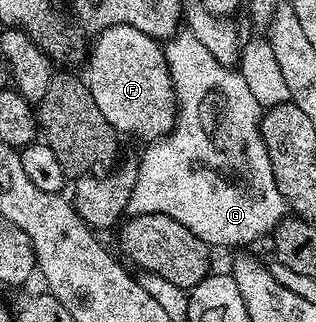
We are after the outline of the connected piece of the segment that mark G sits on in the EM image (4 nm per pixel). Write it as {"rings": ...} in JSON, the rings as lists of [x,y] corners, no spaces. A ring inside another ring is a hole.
{"rings":[[[188,28],[181,29],[172,35],[170,41],[163,47],[165,59],[168,61],[169,74],[173,80],[173,88],[176,90],[176,100],[178,103],[178,113],[176,116],[175,129],[155,141],[149,141],[144,146],[144,155],[138,158],[138,180],[134,182],[134,192],[130,196],[129,211],[133,215],[138,214],[165,214],[178,224],[186,224],[194,236],[198,236],[202,241],[209,244],[215,242],[256,242],[260,237],[271,235],[277,224],[286,217],[286,203],[282,192],[278,192],[278,184],[274,180],[274,172],[270,168],[270,156],[266,152],[266,144],[262,140],[260,131],[260,116],[262,107],[254,100],[253,93],[250,92],[249,85],[243,80],[239,69],[231,66],[223,66],[210,54],[209,49],[197,40]]]}

